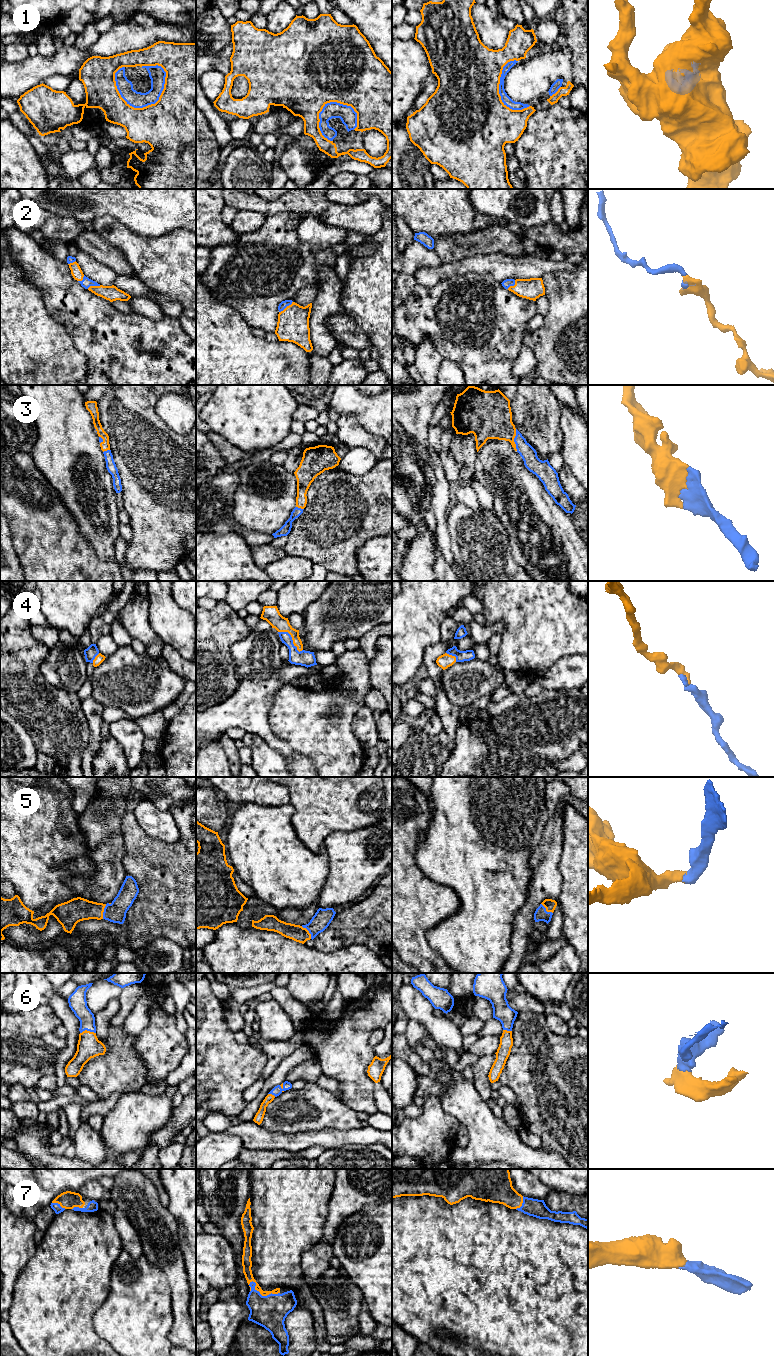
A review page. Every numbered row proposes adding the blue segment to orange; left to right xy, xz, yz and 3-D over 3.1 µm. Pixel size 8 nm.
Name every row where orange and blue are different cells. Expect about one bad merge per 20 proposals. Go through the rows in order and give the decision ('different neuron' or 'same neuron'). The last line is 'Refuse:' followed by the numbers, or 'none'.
1: different neuron
2: same neuron
3: same neuron
4: same neuron
5: same neuron
6: same neuron
7: same neuron
Refuse: 1

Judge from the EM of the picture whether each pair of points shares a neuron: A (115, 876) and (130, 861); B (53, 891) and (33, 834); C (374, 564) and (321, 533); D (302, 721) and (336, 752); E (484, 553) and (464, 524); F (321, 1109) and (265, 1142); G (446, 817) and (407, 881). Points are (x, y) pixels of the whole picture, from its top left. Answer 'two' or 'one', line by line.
A: two
B: one
C: two
D: one
E: one
F: two
G: two

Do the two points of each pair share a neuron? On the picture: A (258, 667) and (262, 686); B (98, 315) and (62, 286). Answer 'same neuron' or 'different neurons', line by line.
A: different neurons
B: same neuron

